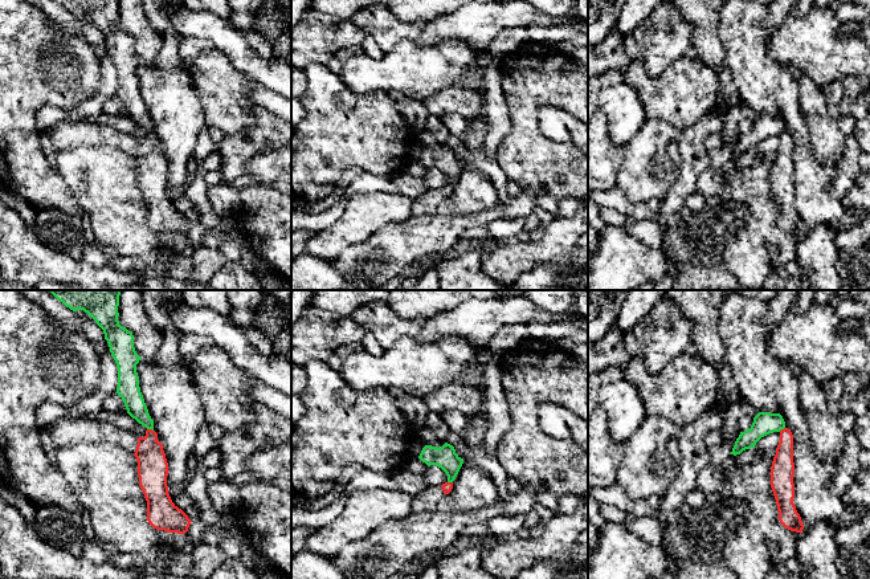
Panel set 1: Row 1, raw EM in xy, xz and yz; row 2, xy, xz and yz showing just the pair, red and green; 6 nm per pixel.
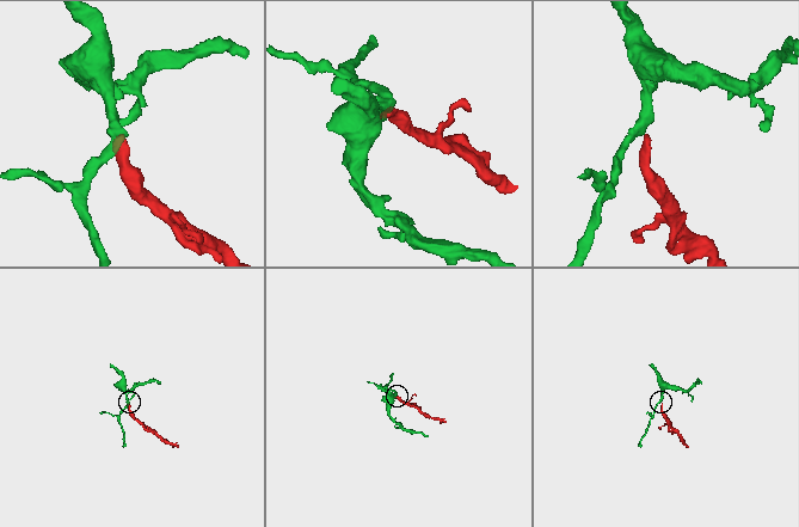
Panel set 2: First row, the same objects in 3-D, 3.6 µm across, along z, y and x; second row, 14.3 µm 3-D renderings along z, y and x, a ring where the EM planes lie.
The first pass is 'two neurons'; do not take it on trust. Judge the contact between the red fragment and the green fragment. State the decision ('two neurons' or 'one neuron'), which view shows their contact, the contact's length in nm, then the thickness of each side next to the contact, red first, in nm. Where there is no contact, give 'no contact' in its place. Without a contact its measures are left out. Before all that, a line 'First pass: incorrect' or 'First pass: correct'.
First pass: correct
two neurons; meets red in xy; contact 40 nm long; 190 nm thick on the red side, 120 nm on the other

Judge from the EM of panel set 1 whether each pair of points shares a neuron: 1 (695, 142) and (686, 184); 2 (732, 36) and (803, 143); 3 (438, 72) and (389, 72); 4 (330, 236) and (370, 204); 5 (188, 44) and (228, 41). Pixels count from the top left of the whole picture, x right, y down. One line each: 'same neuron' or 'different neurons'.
1: same neuron
2: same neuron
3: same neuron
4: same neuron
5: different neurons

